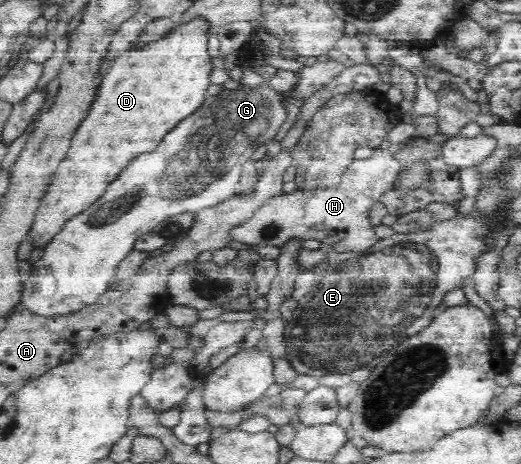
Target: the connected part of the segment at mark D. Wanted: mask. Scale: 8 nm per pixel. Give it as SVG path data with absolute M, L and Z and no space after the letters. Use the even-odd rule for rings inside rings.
M202 19L179 24L166 36L166 39L150 43L144 49L128 51L126 55L120 55L110 65L86 119L82 121L82 125L78 127L72 139L66 159L60 163L58 171L54 173L52 182L47 187L47 192L40 200L32 227L26 235L26 239L34 249L37 247L44 249L66 222L89 209L90 205L94 205L105 194L108 185L120 175L122 169L128 167L128 163L134 157L154 151L160 139L170 131L170 127L174 127L174 123L178 123L178 119L184 119L186 115L194 113L200 107L204 97L207 97L204 93L211 85L209 75L212 71L212 63L207 48L207 34L210 31Z

